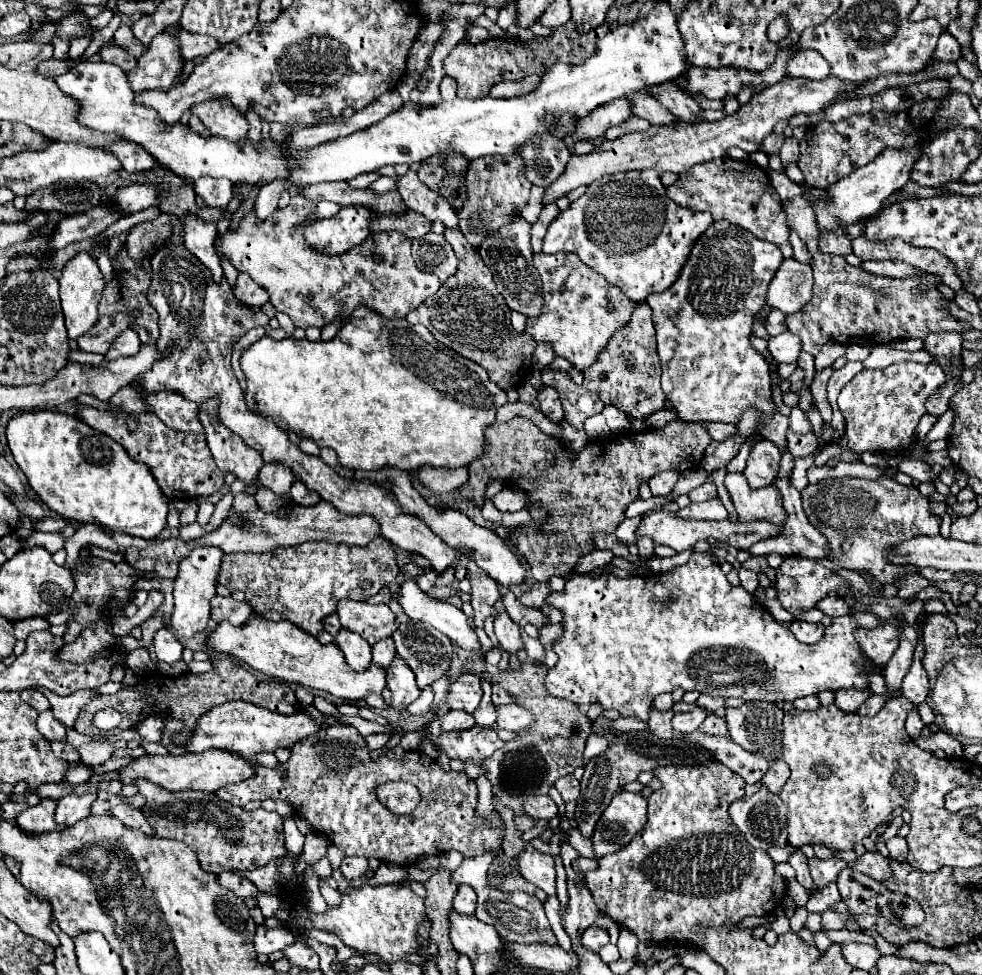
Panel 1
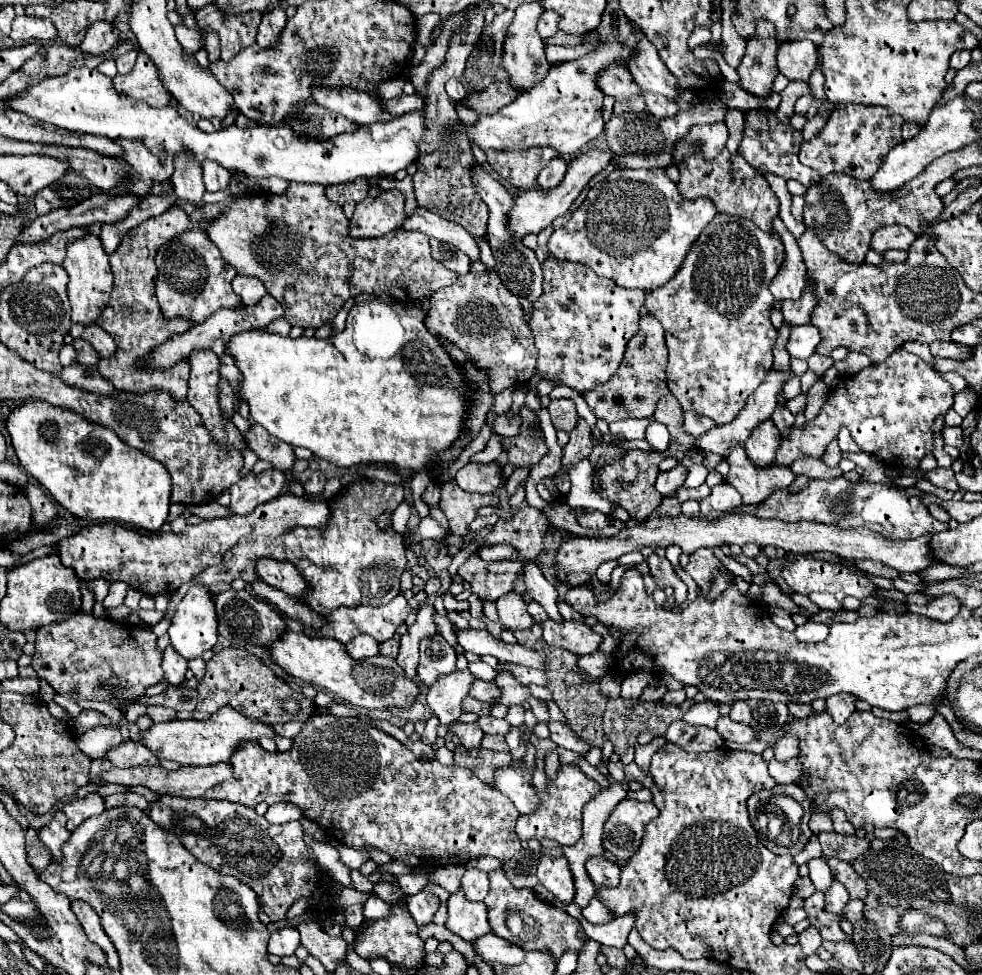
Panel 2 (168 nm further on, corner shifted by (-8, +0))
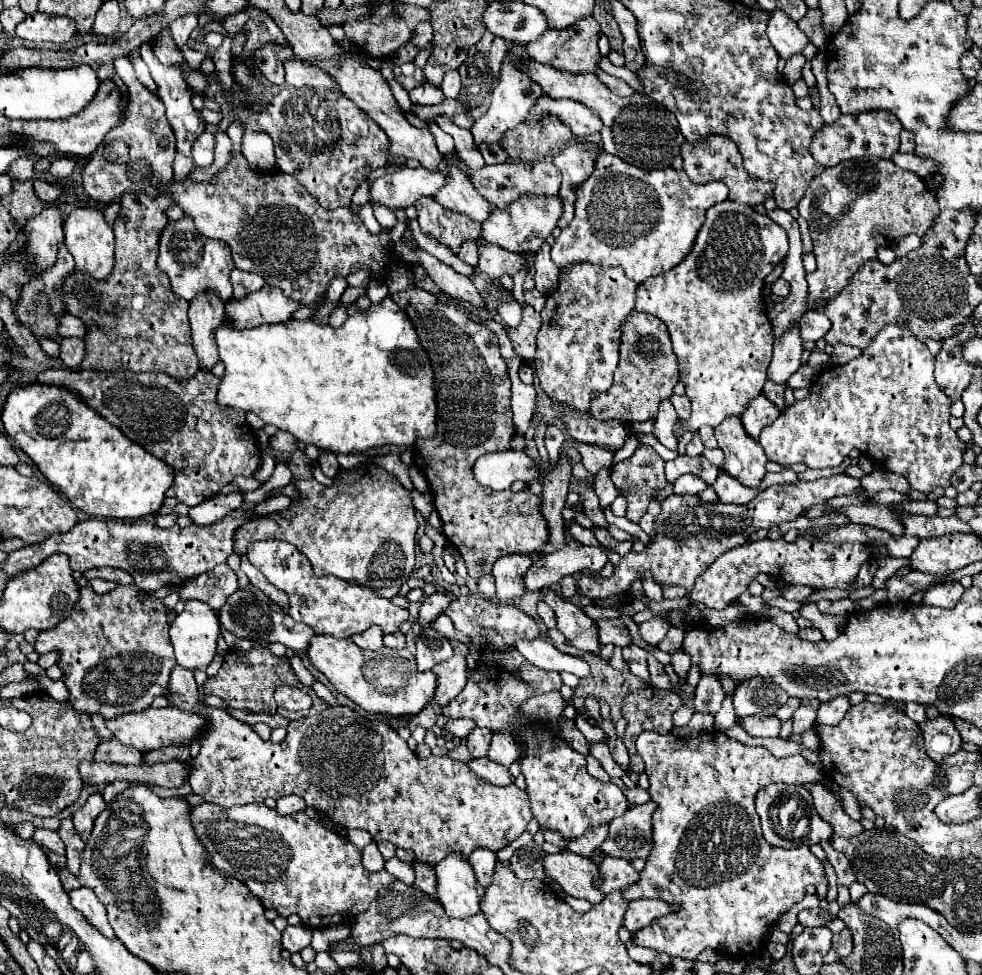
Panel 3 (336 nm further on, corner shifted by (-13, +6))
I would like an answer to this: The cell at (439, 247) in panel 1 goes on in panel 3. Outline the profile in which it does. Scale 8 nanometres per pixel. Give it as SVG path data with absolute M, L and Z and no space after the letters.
M469 240L469 242L463 242L463 246L461 246L461 252L457 254L463 262L467 262L467 264L471 264L473 268L477 268L477 242L475 240Z

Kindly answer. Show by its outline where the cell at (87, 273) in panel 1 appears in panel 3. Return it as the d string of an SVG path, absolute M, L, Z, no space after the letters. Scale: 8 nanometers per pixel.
M91 206L75 208L67 216L63 232L65 232L65 246L73 254L77 270L89 272L97 280L105 280L107 274L111 274L111 270L113 270L115 236L113 236L113 226L107 224L107 220L103 216L103 210L97 210L97 208L91 208Z

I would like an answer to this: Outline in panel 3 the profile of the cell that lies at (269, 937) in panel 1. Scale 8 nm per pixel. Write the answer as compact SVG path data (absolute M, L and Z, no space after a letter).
M287 926L283 930L283 948L293 952L301 952L311 944L311 928L309 926Z

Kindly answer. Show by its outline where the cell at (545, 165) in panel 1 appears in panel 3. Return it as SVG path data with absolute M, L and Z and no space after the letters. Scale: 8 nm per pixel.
M503 162L495 166L483 166L479 170L469 172L469 180L475 190L495 208L505 210L507 204L519 200L527 194L545 194L557 196L561 186L561 172L551 162Z

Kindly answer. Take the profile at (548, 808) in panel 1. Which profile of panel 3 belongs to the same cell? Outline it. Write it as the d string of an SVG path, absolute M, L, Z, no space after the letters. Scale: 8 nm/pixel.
M477 758L477 760L471 760L467 764L471 768L473 774L477 774L479 778L495 784L495 786L509 786L513 784L513 778L509 774L509 770L505 766L499 766L495 762L491 762L489 758Z

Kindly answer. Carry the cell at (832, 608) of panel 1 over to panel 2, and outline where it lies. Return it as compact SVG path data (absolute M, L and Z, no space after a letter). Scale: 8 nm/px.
M814 592L814 594L808 594L808 598L818 606L818 608L828 608L828 610L834 610L838 612L842 608L842 602L838 602L832 594L828 592Z

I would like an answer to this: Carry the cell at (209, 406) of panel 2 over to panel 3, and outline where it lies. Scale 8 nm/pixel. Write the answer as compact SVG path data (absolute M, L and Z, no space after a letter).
M199 294L199 298L189 300L189 322L191 322L191 338L193 348L199 356L199 362L205 370L219 362L217 344L215 344L215 328L225 318L225 304L217 294Z

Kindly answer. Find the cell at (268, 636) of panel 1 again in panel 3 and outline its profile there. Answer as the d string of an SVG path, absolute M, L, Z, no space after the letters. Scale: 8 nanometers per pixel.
M315 636L307 650L311 664L325 674L325 678L335 686L335 690L351 698L359 708L371 714L383 714L391 718L413 718L417 716L435 696L435 674L419 672L415 666L415 656L403 650L379 648L375 652L363 650L351 640L339 640L333 636Z

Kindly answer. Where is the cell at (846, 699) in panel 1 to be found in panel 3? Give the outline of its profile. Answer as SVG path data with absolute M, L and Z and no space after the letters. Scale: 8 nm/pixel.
M839 696L839 698L833 698L833 700L827 702L827 704L821 704L819 710L817 710L815 724L817 724L817 726L823 726L823 724L835 726L835 724L839 724L839 722L843 720L845 712L849 710L849 706L851 706L851 704L849 704L849 698L847 698L847 696Z

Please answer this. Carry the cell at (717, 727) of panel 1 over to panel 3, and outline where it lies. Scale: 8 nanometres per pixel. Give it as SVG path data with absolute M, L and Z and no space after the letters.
M759 714L741 718L739 722L741 722L741 728L743 728L747 734L751 734L751 736L771 736L771 738L777 738L777 736L779 736L781 724L783 724L783 722L781 722L779 718L775 718L775 716L767 718L767 716L759 716Z

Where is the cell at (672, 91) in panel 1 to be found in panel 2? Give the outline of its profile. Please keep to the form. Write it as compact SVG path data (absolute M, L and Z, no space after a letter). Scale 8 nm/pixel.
M646 38L638 42L638 56L628 64L628 70L642 90L662 94L670 100L676 100L680 96L678 82L674 76L670 76L670 70L666 64L662 64L654 44L650 44Z

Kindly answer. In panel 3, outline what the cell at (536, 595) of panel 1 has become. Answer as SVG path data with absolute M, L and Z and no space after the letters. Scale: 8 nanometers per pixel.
M539 602L537 608L539 608L539 616L541 616L541 620L545 622L545 626L547 626L547 628L557 628L557 620L555 620L553 610L551 610L545 602Z

